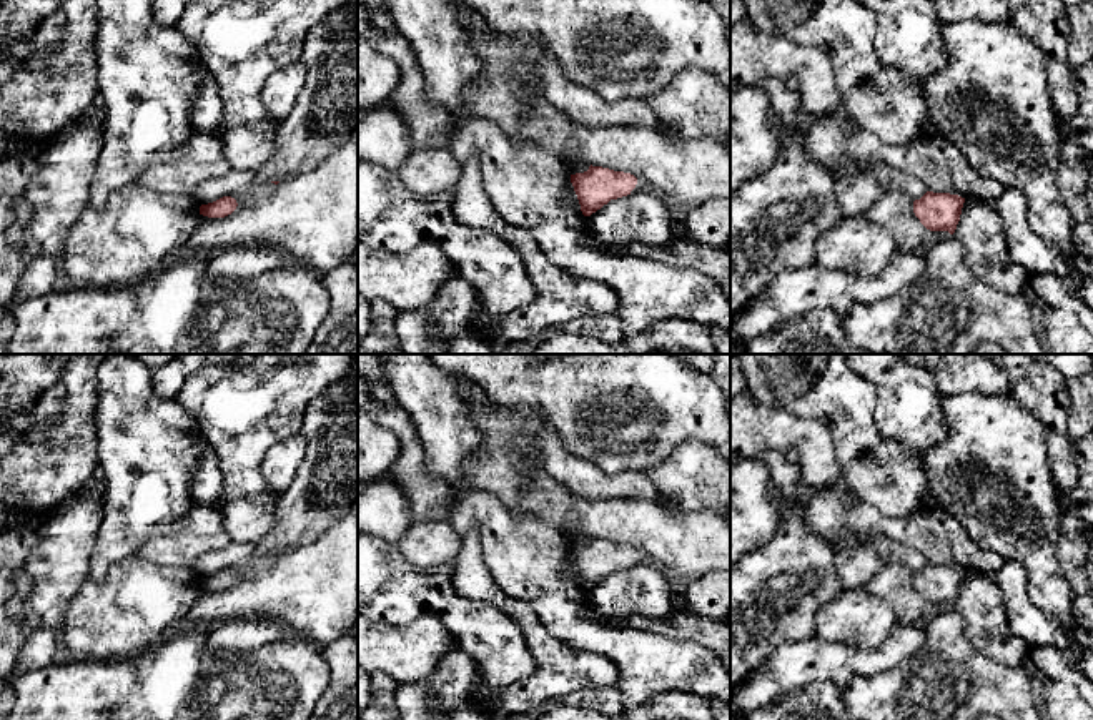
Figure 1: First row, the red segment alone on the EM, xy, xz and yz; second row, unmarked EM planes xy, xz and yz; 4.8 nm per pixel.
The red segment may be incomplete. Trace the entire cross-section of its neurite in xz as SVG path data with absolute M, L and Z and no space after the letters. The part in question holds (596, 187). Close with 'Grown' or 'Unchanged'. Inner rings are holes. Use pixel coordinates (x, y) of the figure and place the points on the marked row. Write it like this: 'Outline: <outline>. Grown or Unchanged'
Outline: M592 165L584 173L571 175L571 183L584 216L591 216L611 200L649 190L642 178Z. Grown

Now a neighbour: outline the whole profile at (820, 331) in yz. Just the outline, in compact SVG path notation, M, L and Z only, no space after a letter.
M828 309L805 313L777 324L749 343L744 354L875 354L853 346L842 318Z

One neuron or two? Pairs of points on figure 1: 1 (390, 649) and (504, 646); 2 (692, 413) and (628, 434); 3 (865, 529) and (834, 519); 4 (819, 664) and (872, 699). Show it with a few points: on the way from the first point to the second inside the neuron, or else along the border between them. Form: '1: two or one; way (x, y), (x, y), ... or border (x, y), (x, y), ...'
1: two; border (435, 617), (461, 649)
2: one; way (676, 414), (662, 426), (644, 426)
3: one; way (857, 521), (842, 519)
4: two; border (887, 669), (877, 674), (859, 674), (842, 690)

